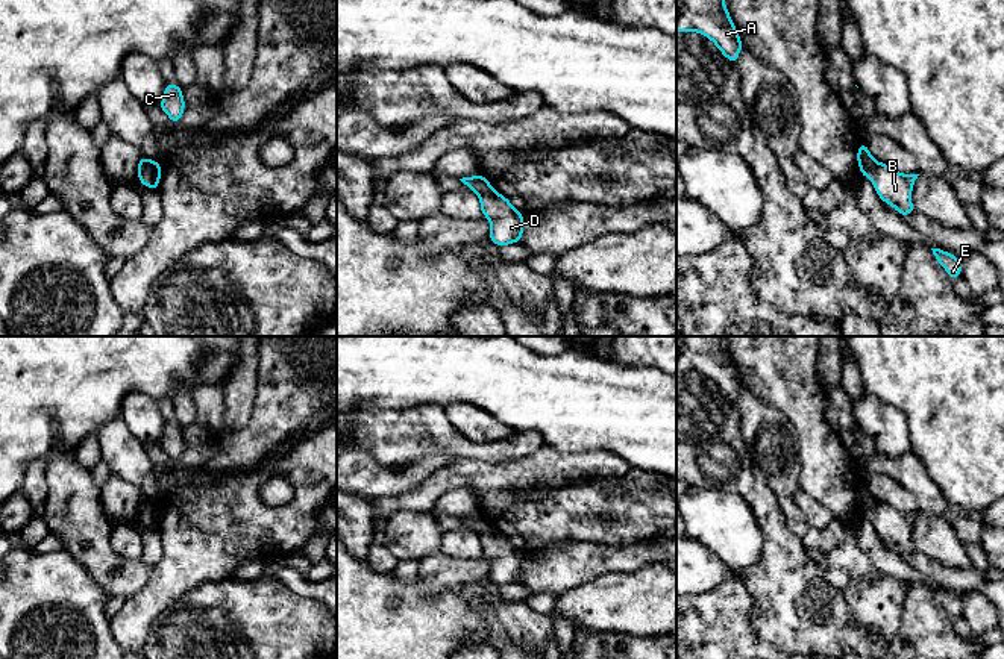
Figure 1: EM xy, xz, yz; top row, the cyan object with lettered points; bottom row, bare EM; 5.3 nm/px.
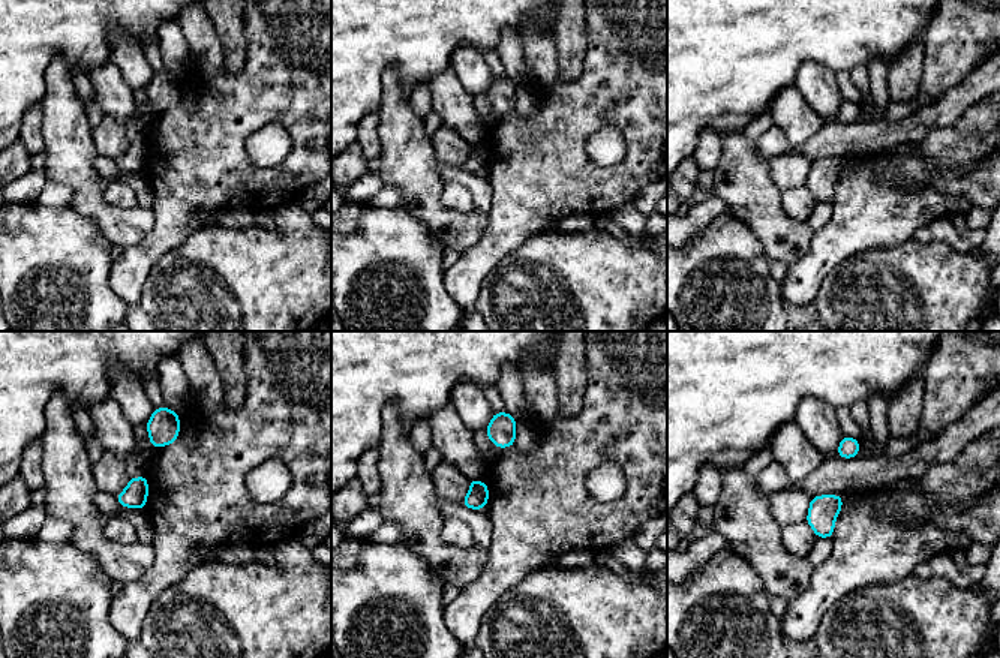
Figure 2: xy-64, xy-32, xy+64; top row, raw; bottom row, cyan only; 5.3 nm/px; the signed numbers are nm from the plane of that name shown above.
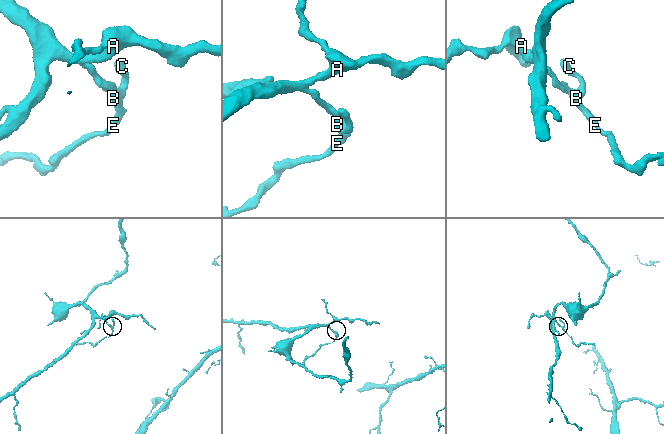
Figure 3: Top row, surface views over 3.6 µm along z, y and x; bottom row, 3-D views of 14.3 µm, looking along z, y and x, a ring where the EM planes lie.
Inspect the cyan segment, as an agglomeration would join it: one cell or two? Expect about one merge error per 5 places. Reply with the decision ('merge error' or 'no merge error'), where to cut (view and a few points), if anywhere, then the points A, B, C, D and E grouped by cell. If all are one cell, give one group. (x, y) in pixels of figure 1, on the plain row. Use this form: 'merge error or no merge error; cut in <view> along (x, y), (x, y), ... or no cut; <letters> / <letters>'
merge error; cut in xy along (156, 502), (138, 515); A / B C D E

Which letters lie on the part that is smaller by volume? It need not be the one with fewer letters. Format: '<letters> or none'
B, C, D, E

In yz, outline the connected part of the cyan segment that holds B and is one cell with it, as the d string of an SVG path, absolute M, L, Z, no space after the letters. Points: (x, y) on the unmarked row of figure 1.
M878 501L875 511L869 517L878 533L886 542L893 545L901 556L915 551L911 542L911 530L919 514L902 514L890 504Z

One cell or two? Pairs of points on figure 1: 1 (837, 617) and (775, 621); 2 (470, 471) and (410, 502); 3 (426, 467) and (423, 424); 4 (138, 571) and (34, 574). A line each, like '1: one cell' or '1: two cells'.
1: one cell
2: one cell
3: two cells
4: two cells

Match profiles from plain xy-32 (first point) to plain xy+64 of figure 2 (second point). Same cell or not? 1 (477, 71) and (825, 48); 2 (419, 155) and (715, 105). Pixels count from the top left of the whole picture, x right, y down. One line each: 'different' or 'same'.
1: different
2: different

